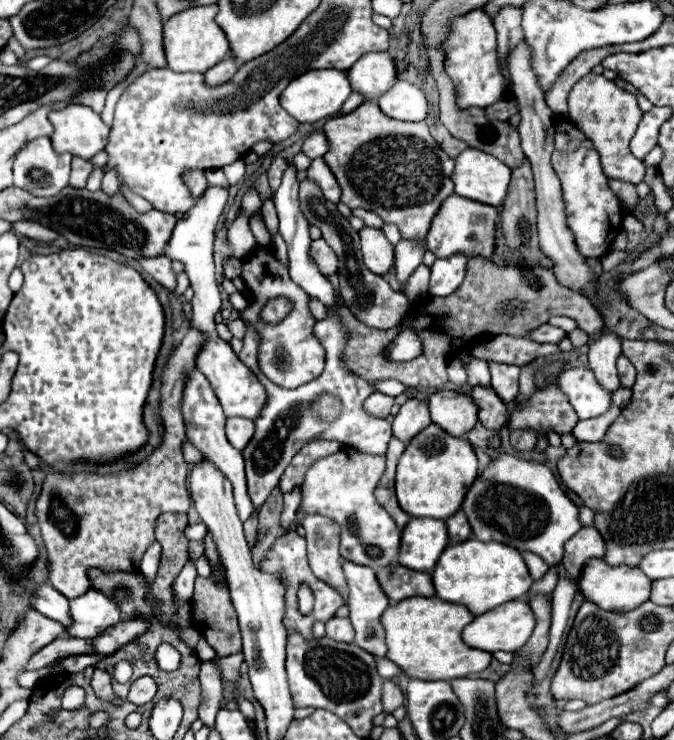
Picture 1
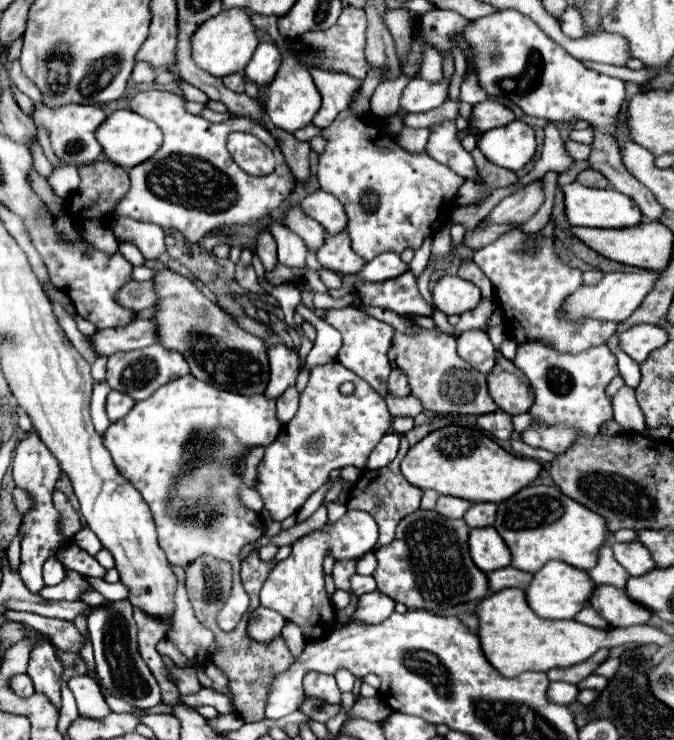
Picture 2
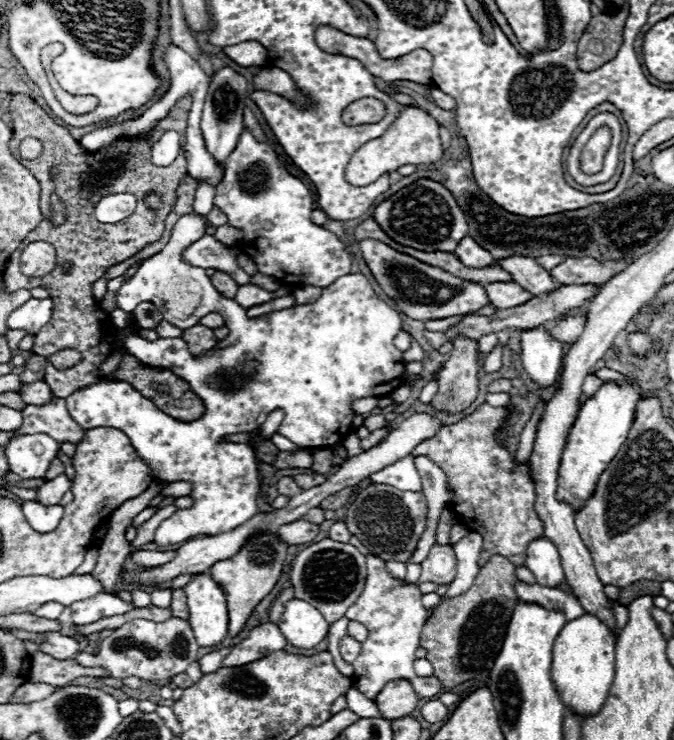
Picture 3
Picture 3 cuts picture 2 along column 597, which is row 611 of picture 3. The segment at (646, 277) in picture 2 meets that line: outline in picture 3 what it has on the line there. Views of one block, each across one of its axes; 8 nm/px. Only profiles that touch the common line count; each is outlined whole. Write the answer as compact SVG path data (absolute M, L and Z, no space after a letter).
M292 598L290 602L286 602L278 628L292 646L308 650L326 638L330 624L314 606L304 600Z

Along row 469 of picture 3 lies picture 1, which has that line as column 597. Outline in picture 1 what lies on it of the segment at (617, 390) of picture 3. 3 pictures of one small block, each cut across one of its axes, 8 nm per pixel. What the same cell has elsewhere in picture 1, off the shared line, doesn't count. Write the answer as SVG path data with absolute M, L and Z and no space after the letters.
M588 560L584 566L584 572L578 578L580 592L586 600L592 600L598 604L598 608L604 608L608 612L628 612L640 606L650 598L650 580L640 572L640 568L630 568L630 566L608 566L604 560Z

